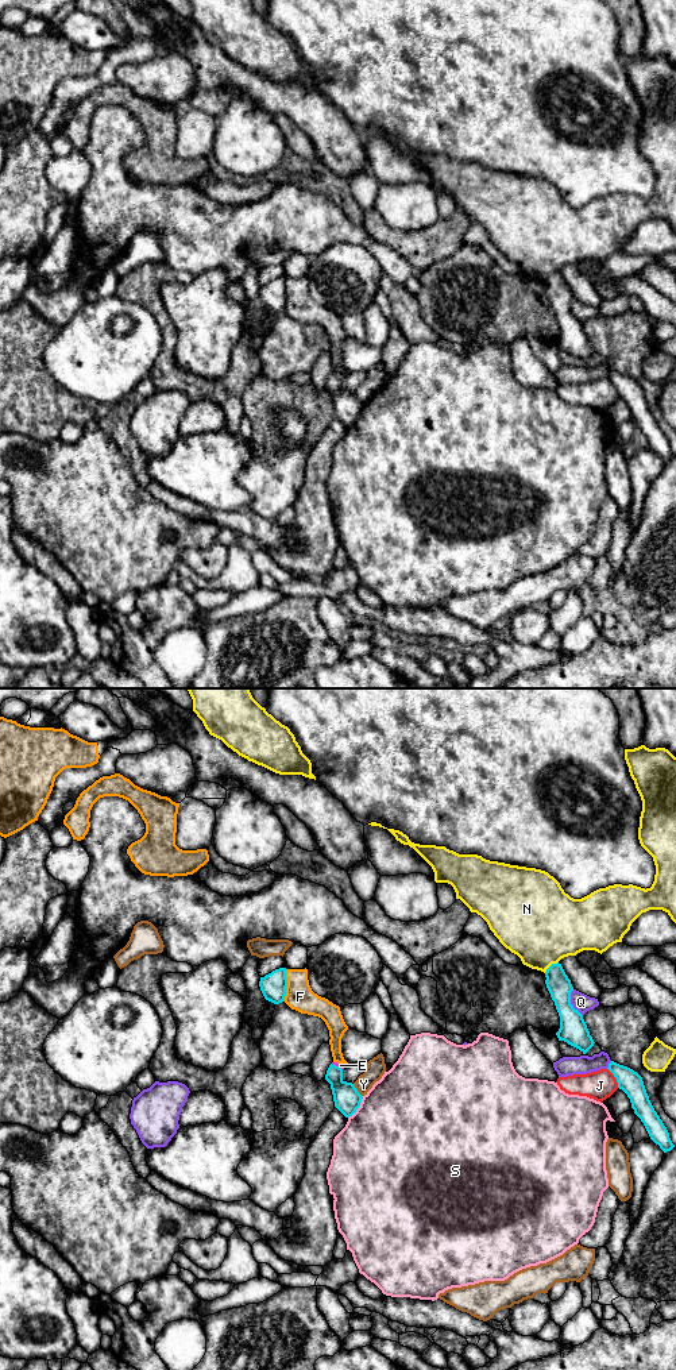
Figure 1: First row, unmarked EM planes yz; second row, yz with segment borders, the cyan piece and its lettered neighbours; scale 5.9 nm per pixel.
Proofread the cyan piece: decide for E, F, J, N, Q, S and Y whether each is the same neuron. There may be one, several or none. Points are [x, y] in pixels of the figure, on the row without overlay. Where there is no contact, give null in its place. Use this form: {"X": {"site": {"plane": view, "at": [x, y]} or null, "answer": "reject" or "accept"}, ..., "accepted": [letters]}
{"E": {"site": {"plane": "yz", "at": [335, 374]}, "answer": "accept"}, "F": {"site": {"plane": "yz", "at": [286, 294]}, "answer": "reject"}, "J": {"site": {"plane": "yz", "at": [614, 385]}, "answer": "reject"}, "N": {"site": {"plane": "yz", "at": [551, 274]}, "answer": "reject"}, "Q": {"site": {"plane": "yz", "at": [570, 312]}, "answer": "reject"}, "S": {"site": {"plane": "yz", "at": [359, 415]}, "answer": "reject"}, "Y": {"site": {"plane": "yz", "at": [356, 400]}, "answer": "reject"}, "accepted": ["E"]}

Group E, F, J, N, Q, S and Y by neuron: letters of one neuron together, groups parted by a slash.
E / F / J / N / Q / S / Y

